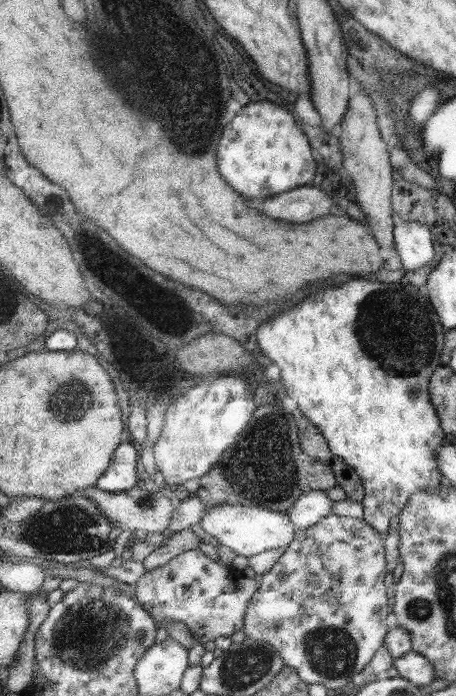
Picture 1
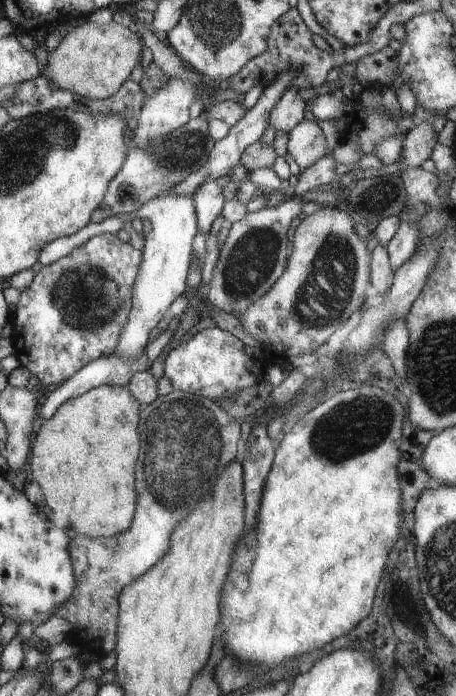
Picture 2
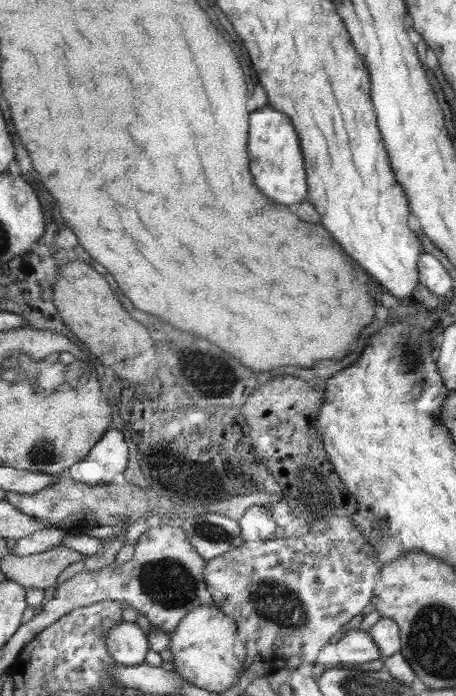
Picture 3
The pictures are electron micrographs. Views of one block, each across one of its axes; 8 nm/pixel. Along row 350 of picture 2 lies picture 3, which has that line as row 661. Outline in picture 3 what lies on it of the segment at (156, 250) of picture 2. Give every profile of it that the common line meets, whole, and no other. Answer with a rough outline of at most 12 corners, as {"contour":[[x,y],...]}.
{"contour":[[116,622],[103,636],[114,662],[143,663],[149,649],[135,622]]}

